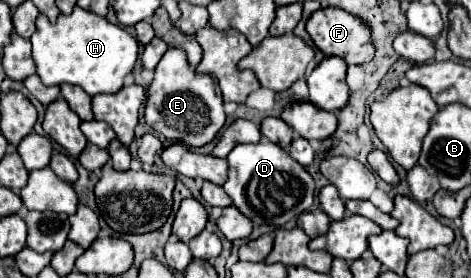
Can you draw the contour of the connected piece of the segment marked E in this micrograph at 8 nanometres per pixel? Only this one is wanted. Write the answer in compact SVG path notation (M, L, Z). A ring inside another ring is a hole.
M168 48L156 66L150 88L146 90L144 122L166 140L180 142L188 148L200 148L212 142L226 122L222 94L216 80L210 74L196 74L184 56L184 50Z

